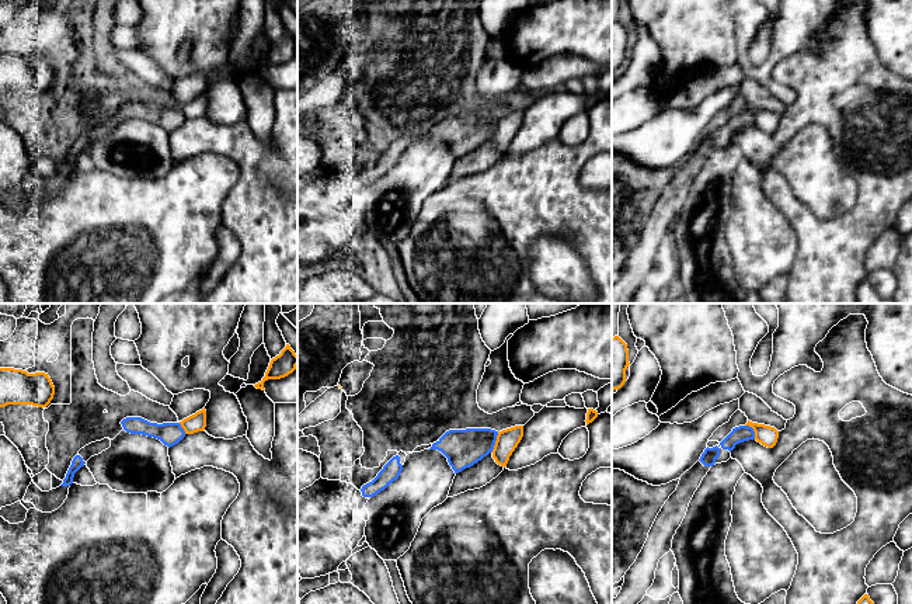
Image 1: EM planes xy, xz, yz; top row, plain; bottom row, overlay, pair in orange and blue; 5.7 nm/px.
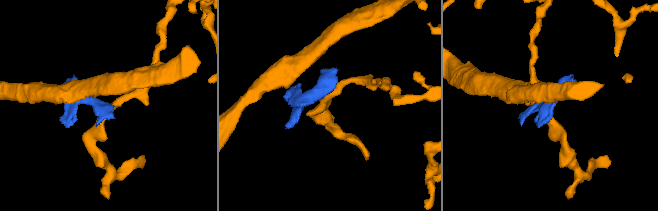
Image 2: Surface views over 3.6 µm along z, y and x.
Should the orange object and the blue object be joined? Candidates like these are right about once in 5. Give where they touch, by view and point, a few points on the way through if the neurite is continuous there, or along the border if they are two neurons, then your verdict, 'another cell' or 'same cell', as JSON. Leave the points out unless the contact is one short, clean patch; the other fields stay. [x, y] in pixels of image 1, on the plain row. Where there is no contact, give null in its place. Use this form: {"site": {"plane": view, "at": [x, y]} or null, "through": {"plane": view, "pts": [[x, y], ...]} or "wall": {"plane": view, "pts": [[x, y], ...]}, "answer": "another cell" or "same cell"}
{"site": {"plane": "xz", "at": [495, 128]}, "wall": {"plane": "xz", "pts": [[498, 118], [491, 136]]}, "answer": "another cell"}

